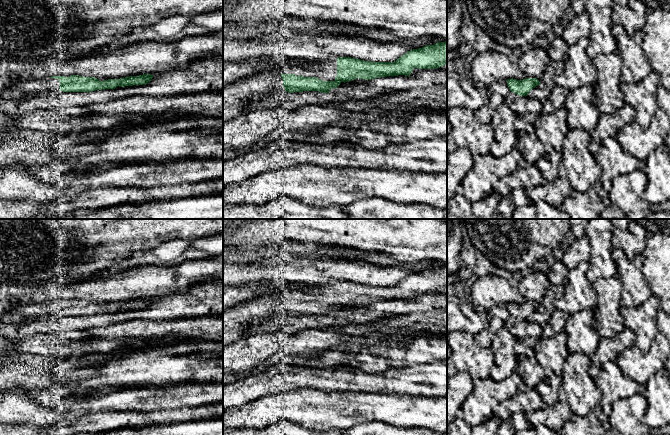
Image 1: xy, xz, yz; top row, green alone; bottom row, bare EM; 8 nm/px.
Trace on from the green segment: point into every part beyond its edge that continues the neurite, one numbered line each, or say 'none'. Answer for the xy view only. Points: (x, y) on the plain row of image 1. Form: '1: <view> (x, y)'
1: xy (32, 310)

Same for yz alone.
none

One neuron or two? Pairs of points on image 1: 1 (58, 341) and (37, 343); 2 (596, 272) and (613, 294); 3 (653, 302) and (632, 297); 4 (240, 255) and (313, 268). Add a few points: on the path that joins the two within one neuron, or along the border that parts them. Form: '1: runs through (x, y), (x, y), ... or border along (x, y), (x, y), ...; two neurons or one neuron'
1: runs through (53, 343), (42, 343); one neuron
2: border along (617, 274), (611, 277), (598, 278), (592, 283); two neurons
3: border along (652, 295), (636, 306), (623, 306); two neurons
4: border along (254, 261), (235, 261), (233, 263); two neurons

